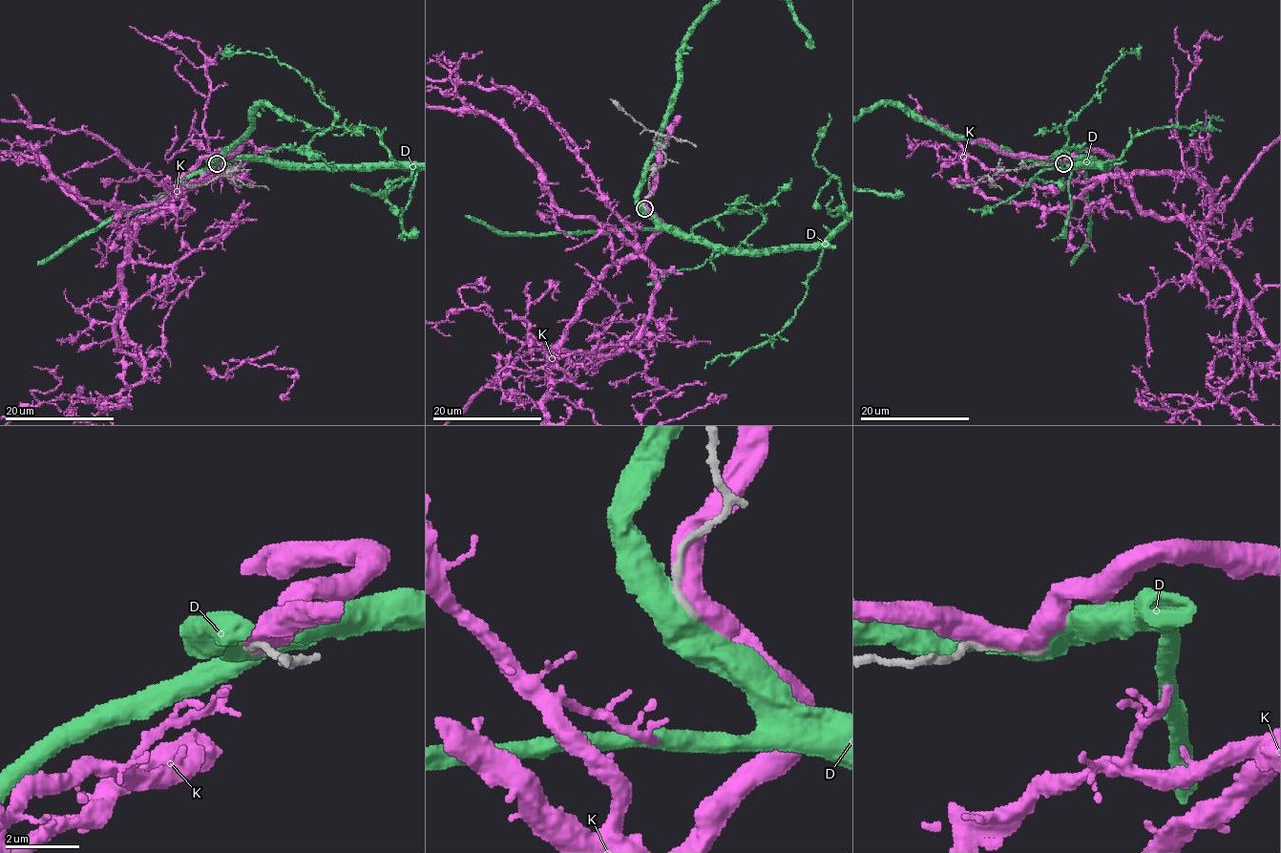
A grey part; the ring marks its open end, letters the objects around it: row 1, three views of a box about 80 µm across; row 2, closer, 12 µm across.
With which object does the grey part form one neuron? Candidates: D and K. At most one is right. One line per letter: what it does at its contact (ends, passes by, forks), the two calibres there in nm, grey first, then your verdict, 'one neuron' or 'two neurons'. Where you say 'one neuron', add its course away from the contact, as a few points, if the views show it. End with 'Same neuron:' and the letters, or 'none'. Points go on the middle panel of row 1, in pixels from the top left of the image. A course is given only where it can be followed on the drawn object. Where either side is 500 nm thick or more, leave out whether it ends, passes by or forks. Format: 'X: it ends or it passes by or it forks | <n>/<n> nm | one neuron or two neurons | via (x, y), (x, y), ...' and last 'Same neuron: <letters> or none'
D: 240/550 nm | one neuron
K: it passes by | 260/480 nm | two neurons
Same neuron: D

